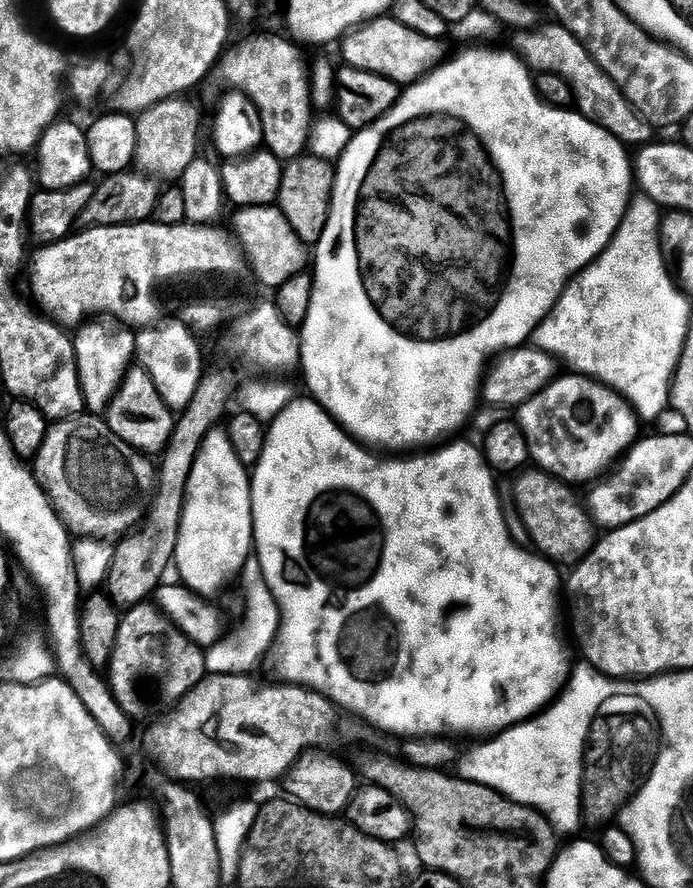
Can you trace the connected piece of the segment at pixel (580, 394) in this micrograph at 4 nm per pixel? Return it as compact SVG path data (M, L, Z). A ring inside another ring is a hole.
M567 375L553 380L537 396L530 397L525 404L520 405L518 423L528 443L528 455L534 464L536 460L535 467L569 485L577 486L576 484L584 484L587 480L595 481L603 477L636 443L641 432L640 424L636 421L637 413L620 393L598 380L593 380L591 376Z

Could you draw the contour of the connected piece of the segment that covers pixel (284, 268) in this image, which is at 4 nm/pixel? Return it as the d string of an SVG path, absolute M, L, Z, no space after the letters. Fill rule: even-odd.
M279 207L241 208L235 214L237 216L234 236L244 249L257 281L261 280L266 287L272 288L271 290L278 290L283 284L290 282L290 278L309 267L309 249L298 238L298 234L294 234Z

